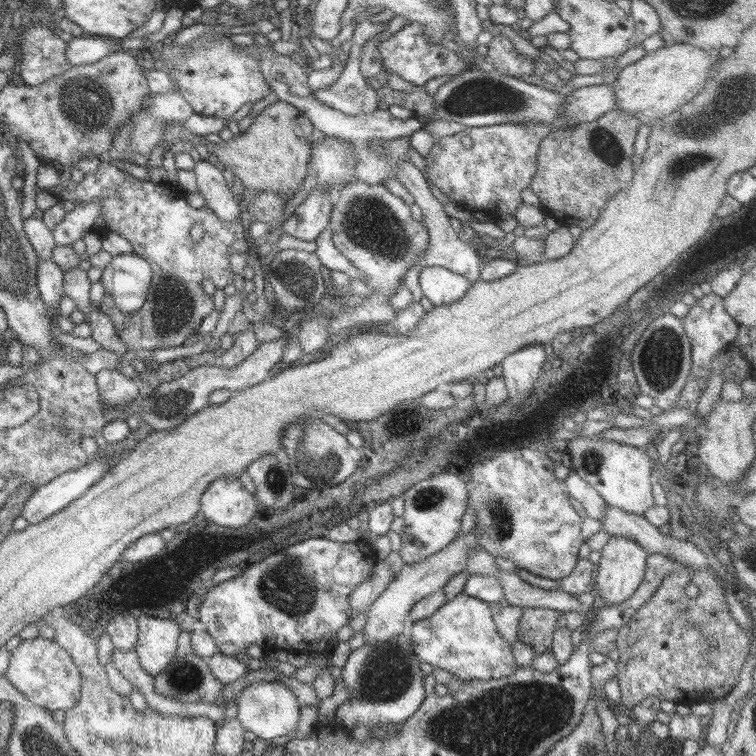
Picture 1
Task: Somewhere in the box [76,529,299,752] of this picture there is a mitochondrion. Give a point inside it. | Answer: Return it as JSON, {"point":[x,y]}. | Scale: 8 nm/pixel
{"point":[185,677]}

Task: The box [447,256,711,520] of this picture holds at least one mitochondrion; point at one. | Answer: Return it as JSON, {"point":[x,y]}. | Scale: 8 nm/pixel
{"point":[665,367]}

